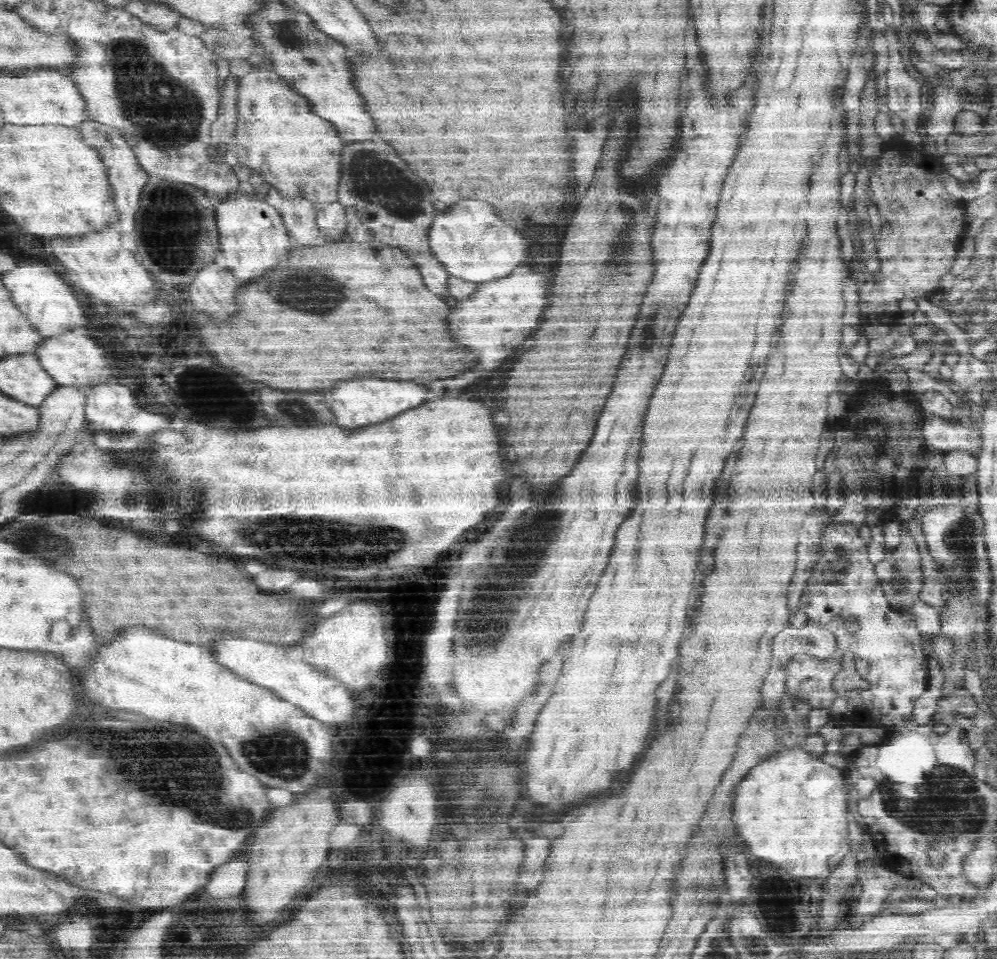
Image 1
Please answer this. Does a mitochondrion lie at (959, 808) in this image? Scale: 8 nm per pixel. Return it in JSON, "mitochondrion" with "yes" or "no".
{"mitochondrion":"yes"}

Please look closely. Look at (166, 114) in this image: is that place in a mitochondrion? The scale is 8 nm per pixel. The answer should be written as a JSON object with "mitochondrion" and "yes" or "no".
{"mitochondrion":"yes"}

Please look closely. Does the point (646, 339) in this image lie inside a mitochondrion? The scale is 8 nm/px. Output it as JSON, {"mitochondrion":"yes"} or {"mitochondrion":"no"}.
{"mitochondrion":"yes"}

